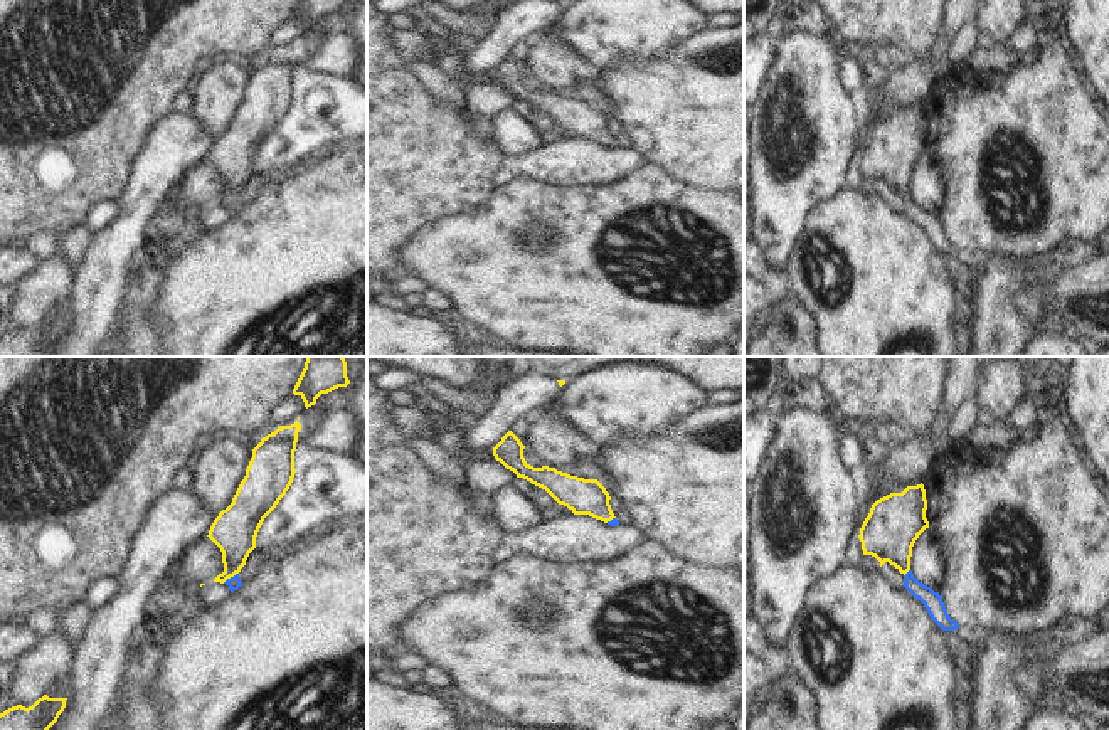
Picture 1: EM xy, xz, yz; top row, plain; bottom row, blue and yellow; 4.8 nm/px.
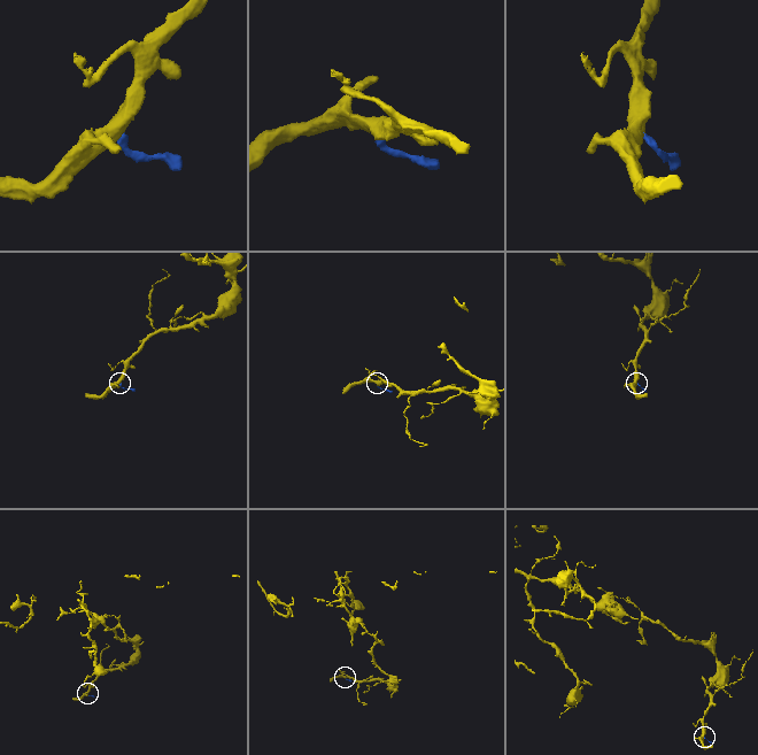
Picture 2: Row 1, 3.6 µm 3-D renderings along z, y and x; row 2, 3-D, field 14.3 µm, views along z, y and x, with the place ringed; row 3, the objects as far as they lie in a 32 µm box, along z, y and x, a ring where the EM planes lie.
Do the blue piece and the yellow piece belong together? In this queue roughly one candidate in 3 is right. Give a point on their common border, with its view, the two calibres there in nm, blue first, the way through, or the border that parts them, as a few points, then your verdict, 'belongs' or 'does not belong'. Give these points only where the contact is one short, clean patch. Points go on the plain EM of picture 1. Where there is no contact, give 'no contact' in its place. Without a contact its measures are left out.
meets blue in xy at (231, 201); 70 nm thick on the blue side, 220 nm on the other; runs through xy (234, 206), (231, 201), (234, 153); belongs

